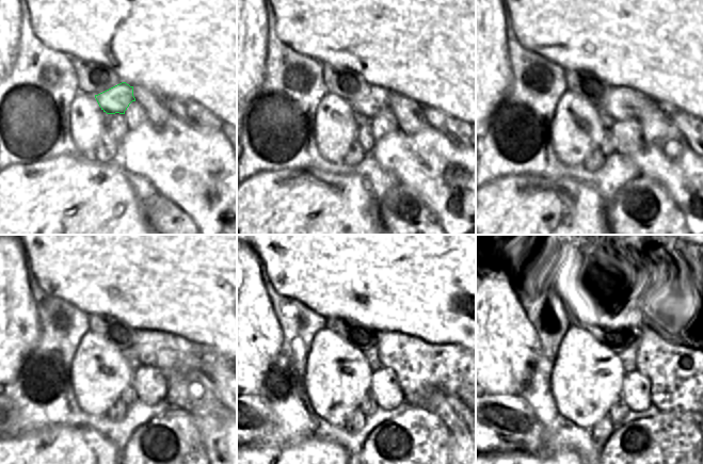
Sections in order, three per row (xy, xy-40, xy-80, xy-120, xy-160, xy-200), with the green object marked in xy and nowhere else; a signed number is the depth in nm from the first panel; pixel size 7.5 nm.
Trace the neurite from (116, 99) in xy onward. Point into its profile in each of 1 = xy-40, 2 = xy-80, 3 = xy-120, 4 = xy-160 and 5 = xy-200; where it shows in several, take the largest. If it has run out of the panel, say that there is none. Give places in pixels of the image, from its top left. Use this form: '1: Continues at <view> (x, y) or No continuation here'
1: Continues at xy-40 (371, 100)
2: Continues at xy-80 (622, 104)
3: Continues at xy-120 (174, 356)
4: Continues at xy-160 (422, 368)
5: Continues at xy-200 (692, 378)

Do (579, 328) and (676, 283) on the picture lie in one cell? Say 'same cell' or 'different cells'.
different cells

